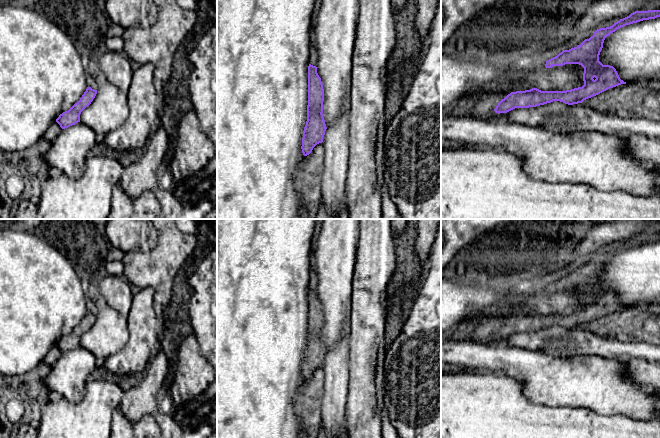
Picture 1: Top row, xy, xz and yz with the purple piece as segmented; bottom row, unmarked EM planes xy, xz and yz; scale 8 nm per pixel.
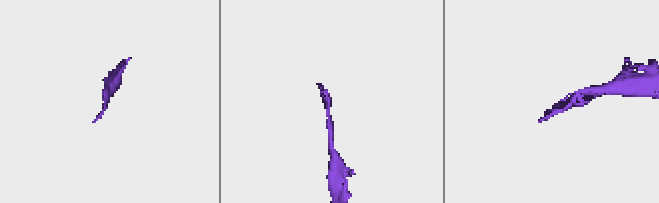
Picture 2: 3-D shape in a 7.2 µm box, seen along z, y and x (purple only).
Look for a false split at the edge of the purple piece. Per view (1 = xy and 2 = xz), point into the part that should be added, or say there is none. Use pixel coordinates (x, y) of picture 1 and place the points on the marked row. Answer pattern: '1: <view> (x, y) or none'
1: xy (92, 80)
2: xz (313, 57)

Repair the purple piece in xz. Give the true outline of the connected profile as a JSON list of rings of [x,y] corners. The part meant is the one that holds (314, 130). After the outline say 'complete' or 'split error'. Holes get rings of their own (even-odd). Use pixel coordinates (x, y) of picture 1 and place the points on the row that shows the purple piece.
[[[311,43],[309,48],[308,66],[308,105],[307,121],[302,138],[302,153],[309,155],[313,148],[323,142],[327,129],[323,117],[324,89],[317,73],[318,55],[316,47]]] | split error

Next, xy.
[[[88,71],[86,75],[87,89],[80,98],[68,111],[63,112],[56,119],[56,122],[62,129],[68,128],[80,122],[81,112],[88,107],[97,94],[100,78],[93,71]]] | split error

